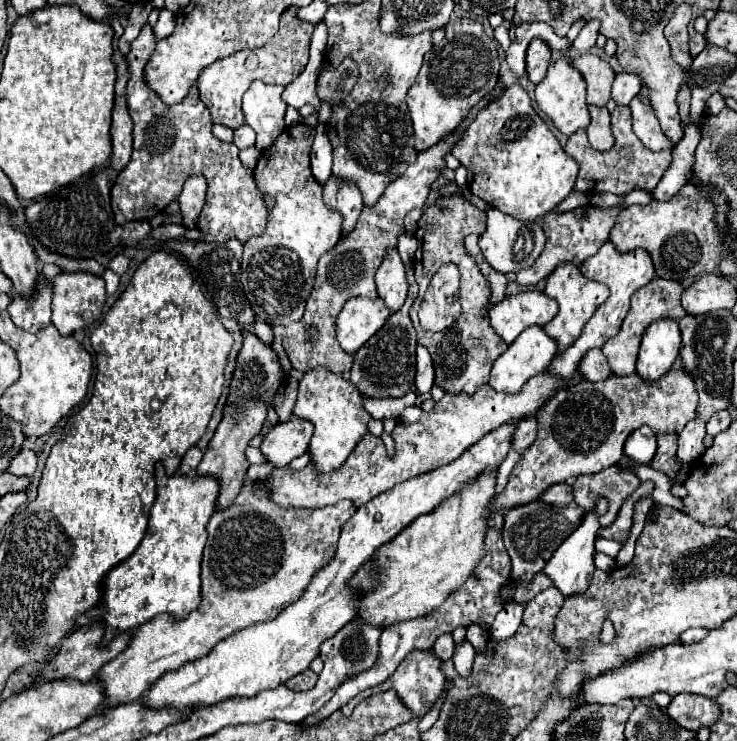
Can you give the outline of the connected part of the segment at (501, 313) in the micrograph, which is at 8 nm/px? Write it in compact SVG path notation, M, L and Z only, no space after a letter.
M525 290L513 296L505 296L491 312L493 330L511 344L525 328L537 324L545 326L557 316L557 302L545 292Z

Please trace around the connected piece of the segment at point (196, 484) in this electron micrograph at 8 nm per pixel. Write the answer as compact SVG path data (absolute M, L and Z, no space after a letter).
M161 462L155 468L155 478L157 500L149 514L151 518L143 544L139 544L139 550L135 550L131 558L115 566L103 582L103 604L107 606L105 642L121 632L149 622L161 612L187 618L187 614L199 606L201 560L207 542L207 522L217 510L215 500L219 498L219 482L199 474L167 476Z

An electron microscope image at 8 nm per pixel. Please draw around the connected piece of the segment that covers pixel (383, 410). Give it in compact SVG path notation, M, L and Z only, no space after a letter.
M409 392L407 396L401 398L363 398L365 410L375 418L375 420L387 420L387 418L397 418L407 406L417 404L417 394Z

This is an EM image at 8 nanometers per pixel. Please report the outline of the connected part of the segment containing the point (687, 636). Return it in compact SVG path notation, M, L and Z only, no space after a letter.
M691 628L691 630L681 634L681 640L687 644L695 644L695 642L703 640L707 634L709 634L709 630L705 630L705 628Z

